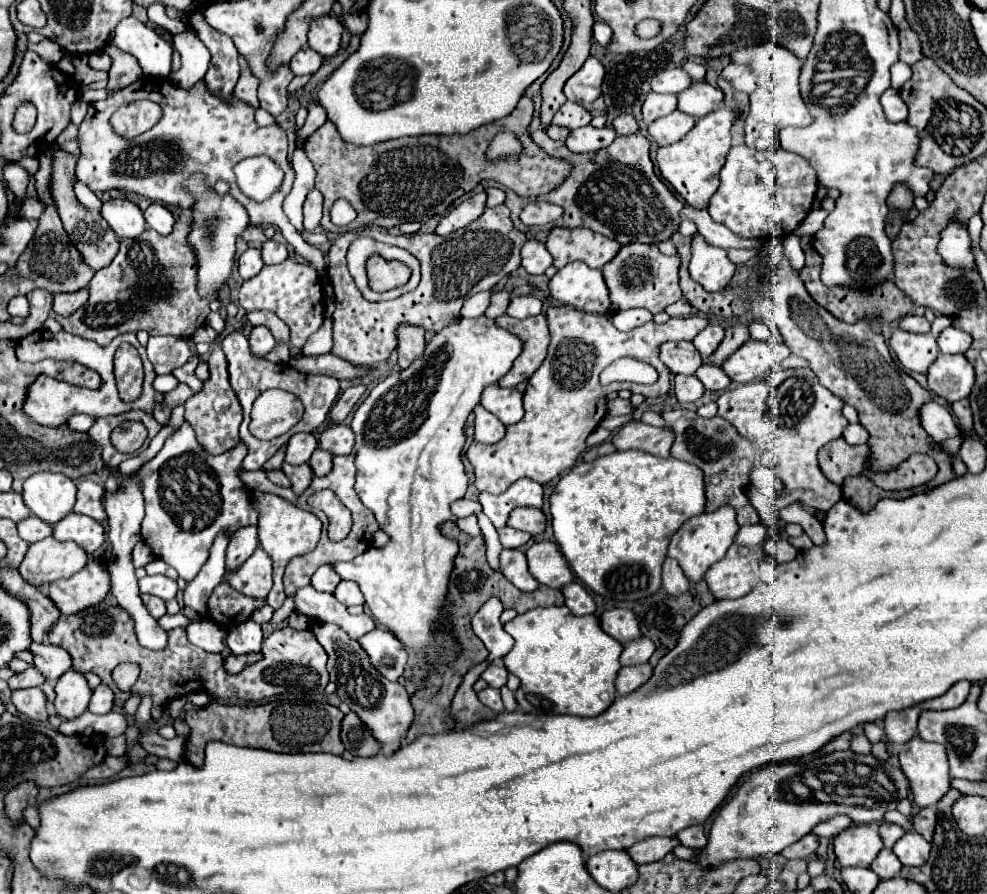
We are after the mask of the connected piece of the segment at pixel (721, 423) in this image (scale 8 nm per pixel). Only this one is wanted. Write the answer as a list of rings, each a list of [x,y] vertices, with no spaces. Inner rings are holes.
[[[674,409],[668,413],[662,413],[662,419],[676,435],[672,445],[672,457],[680,461],[690,461],[704,471],[706,499],[708,499],[706,511],[712,513],[722,505],[730,505],[736,511],[738,525],[758,523],[760,517],[744,493],[746,485],[750,483],[750,471],[754,467],[752,443],[746,437],[742,437],[736,429],[732,429],[732,425],[722,417],[702,419],[696,415],[696,411]]]

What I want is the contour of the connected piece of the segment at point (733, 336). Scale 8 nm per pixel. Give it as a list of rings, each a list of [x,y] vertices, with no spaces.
[[[734,325],[730,329],[726,329],[726,337],[724,341],[718,345],[718,349],[708,357],[710,365],[722,365],[724,359],[728,359],[742,343],[746,343],[750,339],[748,327],[746,325]]]

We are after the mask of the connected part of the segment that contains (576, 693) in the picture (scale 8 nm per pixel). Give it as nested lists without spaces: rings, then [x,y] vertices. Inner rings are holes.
[[[566,605],[562,607],[538,607],[514,617],[504,629],[514,637],[512,651],[504,657],[504,665],[520,679],[516,691],[516,701],[520,709],[534,715],[578,715],[578,717],[596,717],[604,713],[616,699],[614,679],[620,671],[620,653],[624,645],[608,637],[600,629],[600,619],[596,615],[574,615]]]

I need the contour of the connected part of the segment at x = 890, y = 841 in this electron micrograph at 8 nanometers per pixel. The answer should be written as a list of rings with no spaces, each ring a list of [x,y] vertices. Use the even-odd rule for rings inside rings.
[[[882,821],[880,823],[880,837],[884,841],[884,847],[886,849],[892,849],[894,843],[904,835],[904,829],[900,825],[894,825],[894,823],[886,823]]]

